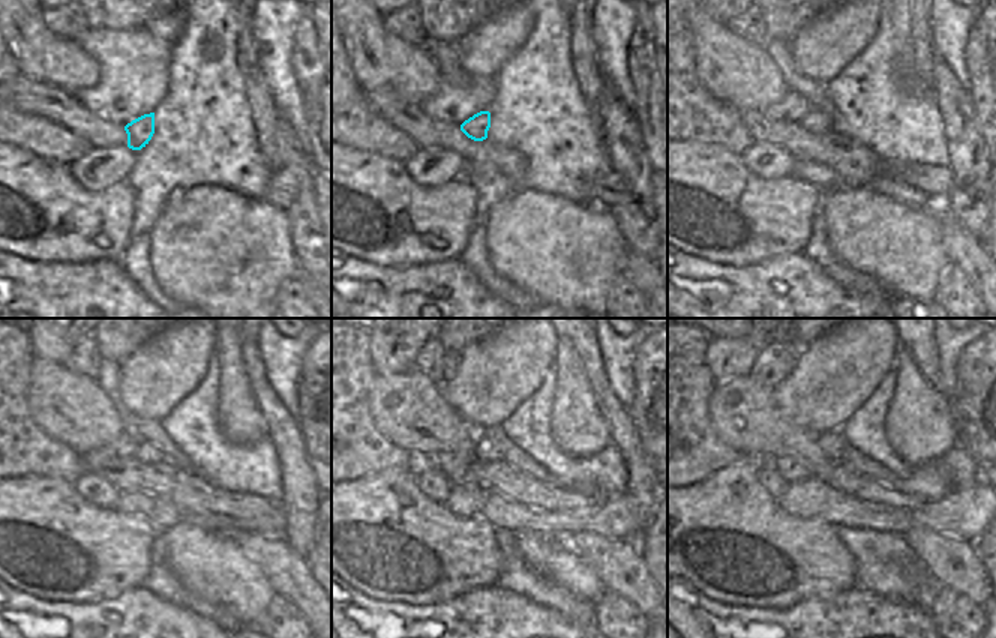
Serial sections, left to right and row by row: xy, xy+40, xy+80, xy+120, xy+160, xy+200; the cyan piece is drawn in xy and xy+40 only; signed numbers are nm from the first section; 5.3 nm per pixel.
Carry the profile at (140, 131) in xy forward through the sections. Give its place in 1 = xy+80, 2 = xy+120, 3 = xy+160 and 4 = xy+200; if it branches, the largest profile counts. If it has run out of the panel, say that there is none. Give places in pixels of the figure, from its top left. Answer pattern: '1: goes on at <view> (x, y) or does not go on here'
1: goes on at xy+80 (816, 120)
2: goes on at xy+120 (144, 452)
3: goes on at xy+160 (483, 451)
4: goes on at xy+200 (833, 443)

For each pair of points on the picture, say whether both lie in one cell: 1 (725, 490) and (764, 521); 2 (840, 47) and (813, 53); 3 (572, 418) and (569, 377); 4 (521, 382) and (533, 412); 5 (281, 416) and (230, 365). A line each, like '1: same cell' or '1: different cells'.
1: same cell
2: same cell
3: same cell
4: different cells
5: different cells

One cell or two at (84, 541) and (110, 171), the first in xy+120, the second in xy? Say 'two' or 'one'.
two

